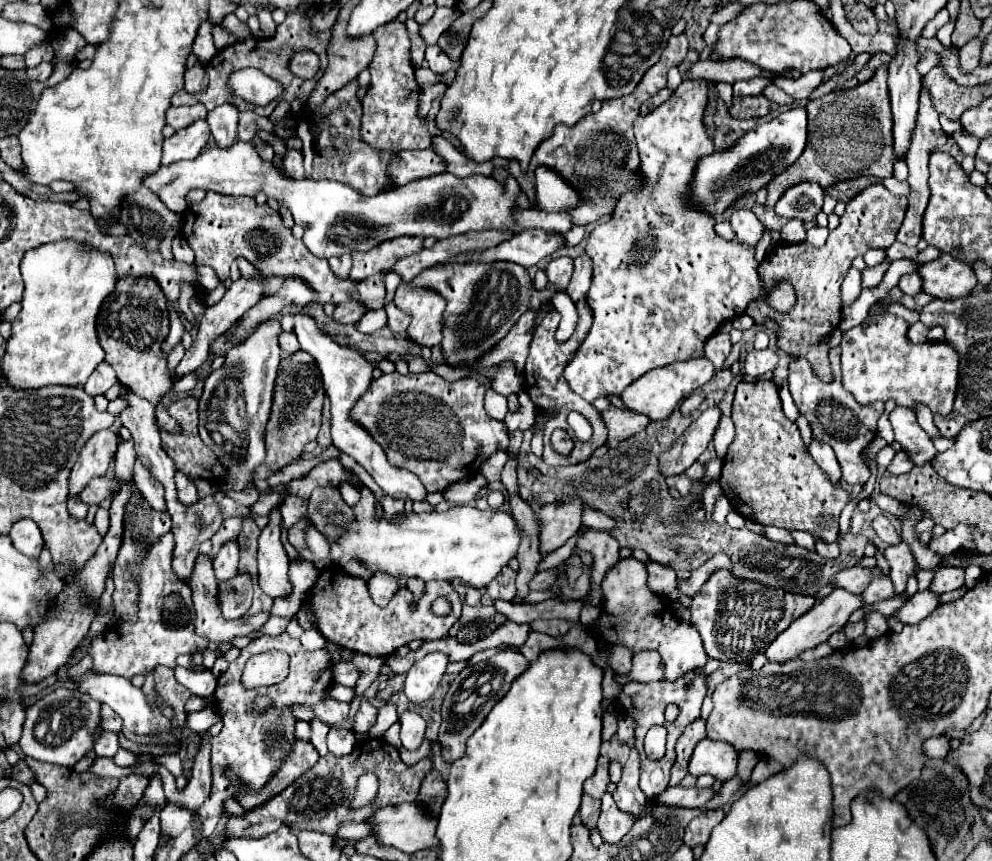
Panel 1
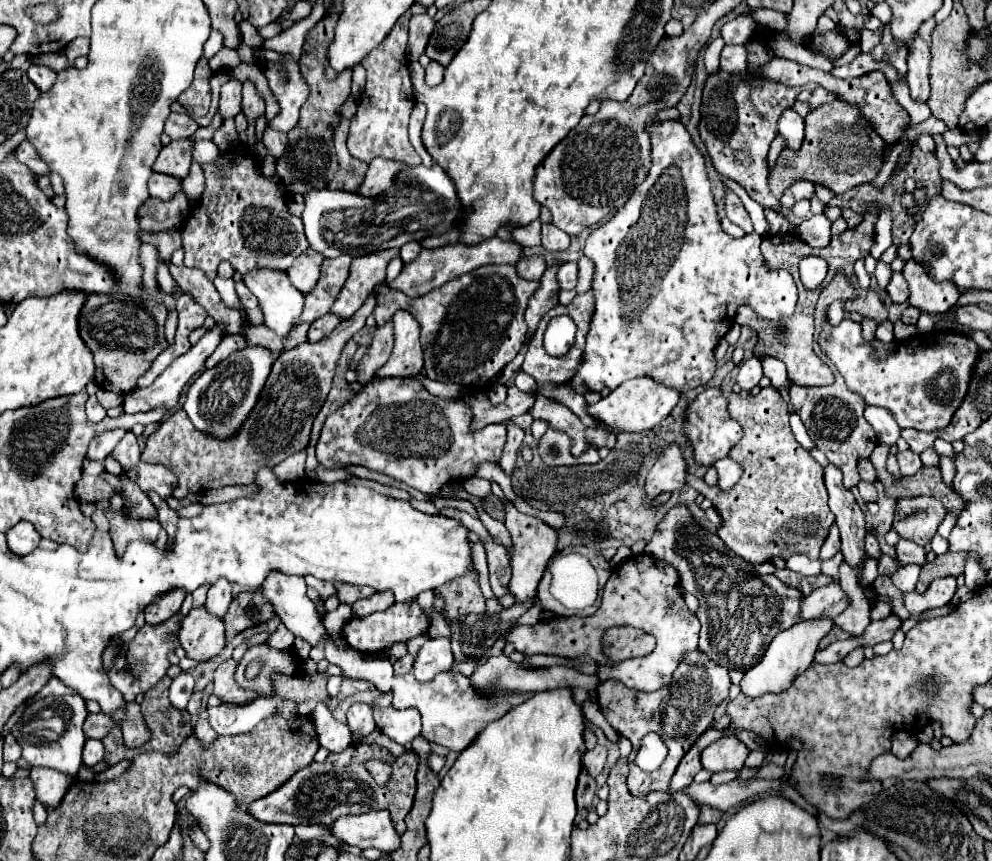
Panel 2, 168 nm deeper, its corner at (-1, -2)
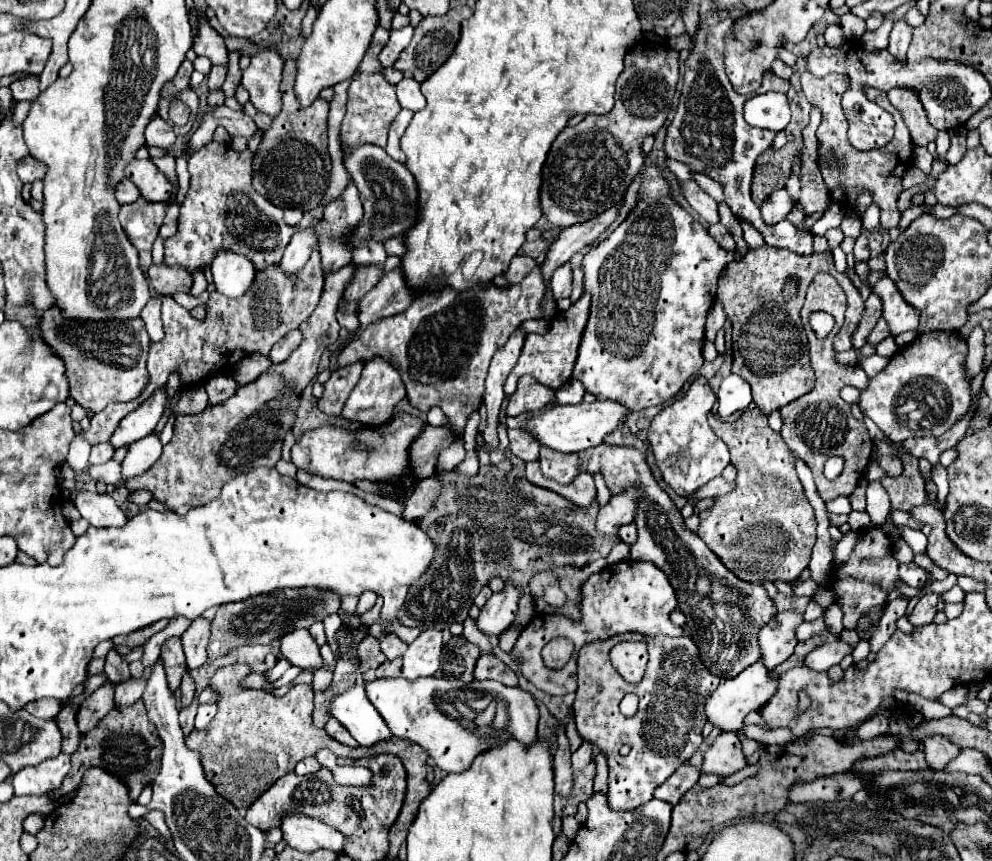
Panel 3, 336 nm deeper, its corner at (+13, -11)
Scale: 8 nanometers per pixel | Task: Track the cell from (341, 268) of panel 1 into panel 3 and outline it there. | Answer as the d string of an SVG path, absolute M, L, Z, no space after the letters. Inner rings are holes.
M314 248L310 260L298 274L294 276L284 276L278 274L278 266L266 266L266 270L256 270L256 278L250 286L250 290L238 298L226 298L218 292L212 292L206 302L206 318L198 322L196 318L190 316L188 310L178 306L170 296L162 298L162 320L164 320L164 332L166 336L150 344L148 350L148 374L150 374L150 384L146 390L136 398L126 404L110 404L106 410L96 414L90 420L90 428L82 432L82 436L90 442L108 442L112 432L116 430L118 422L132 410L136 410L150 394L156 390L164 388L168 382L168 376L176 372L180 376L180 386L200 386L206 382L210 376L216 376L224 372L224 366L234 368L242 358L250 354L268 354L270 348L284 338L290 330L298 328L300 322L304 322L314 308L318 306L320 294L324 286L324 274L320 266L320 254Z

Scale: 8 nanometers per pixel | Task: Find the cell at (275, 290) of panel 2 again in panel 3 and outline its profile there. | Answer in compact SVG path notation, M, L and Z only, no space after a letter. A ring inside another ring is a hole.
M218 250L210 270L216 290L228 298L244 296L256 274L252 262L242 254L234 254L232 250Z

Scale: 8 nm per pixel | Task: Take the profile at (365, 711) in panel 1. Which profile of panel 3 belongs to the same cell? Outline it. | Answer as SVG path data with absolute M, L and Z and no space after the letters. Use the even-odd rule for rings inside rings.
M330 718L330 720L326 722L324 730L326 730L334 740L338 740L338 742L342 742L342 744L350 746L350 748L356 748L356 746L358 746L358 742L350 736L350 732L348 732L346 728L342 728L334 718Z

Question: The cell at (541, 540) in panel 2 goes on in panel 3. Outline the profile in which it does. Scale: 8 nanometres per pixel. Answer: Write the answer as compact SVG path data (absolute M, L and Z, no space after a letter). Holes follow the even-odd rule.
M506 584L504 592L492 594L492 598L486 602L480 616L476 618L478 630L488 636L500 636L514 622L520 596L522 590L514 588L512 584Z

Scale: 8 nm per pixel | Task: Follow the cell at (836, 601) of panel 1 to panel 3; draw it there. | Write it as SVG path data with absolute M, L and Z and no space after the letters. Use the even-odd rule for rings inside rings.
M758 660L756 664L752 664L744 672L740 672L736 678L720 684L714 690L714 694L710 694L710 700L706 702L706 716L714 724L714 728L718 728L720 732L736 732L742 728L742 722L748 712L762 708L774 696L776 686L778 686L778 680L770 678L762 660Z

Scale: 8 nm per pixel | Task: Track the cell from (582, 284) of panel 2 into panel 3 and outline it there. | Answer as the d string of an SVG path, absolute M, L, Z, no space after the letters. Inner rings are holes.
M576 268L574 270L574 292L570 296L572 302L576 302L584 292L584 274L582 274L582 268Z

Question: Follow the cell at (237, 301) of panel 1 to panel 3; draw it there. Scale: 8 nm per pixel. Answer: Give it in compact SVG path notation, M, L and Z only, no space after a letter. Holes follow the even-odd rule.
M158 390L144 404L140 404L134 412L124 416L122 422L118 424L118 430L112 434L110 444L118 450L122 446L130 446L132 442L152 434L154 426L158 424L162 416L164 400L166 400L166 390Z

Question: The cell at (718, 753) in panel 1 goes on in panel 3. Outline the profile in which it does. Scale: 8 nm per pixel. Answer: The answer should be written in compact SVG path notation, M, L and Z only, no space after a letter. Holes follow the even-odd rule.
M720 734L718 740L708 748L702 764L702 772L730 776L742 770L748 764L746 756L742 754L742 744L736 734Z

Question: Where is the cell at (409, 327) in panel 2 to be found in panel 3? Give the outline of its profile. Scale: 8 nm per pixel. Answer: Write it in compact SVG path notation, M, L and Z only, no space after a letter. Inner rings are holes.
M374 358L370 362L364 364L362 368L362 376L358 380L358 384L354 386L350 398L346 400L344 404L344 410L342 410L342 418L346 418L348 422L360 422L360 424L366 424L366 426L380 426L380 424L386 424L392 416L392 410L394 406L406 396L406 388L400 380L400 374L398 370L388 364L386 360L382 358Z

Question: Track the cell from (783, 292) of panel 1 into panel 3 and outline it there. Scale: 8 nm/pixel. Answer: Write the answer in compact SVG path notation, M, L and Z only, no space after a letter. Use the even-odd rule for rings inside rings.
M656 166L646 168L636 208L618 230L592 248L582 260L584 290L592 294L592 306L572 378L580 380L586 392L594 394L598 400L622 402L622 406L632 412L674 400L704 364L702 346L706 314L716 298L720 272L734 256L734 252L720 248L706 228L670 198L662 172ZM658 310L664 314L662 320L652 318Z

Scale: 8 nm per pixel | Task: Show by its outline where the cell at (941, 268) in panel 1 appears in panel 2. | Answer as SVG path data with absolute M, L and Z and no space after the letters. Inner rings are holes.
M908 259L902 273L910 285L910 305L926 313L944 313L960 299L960 289L956 289L956 285L952 285L950 281L932 281L928 277L928 271L920 267L918 261Z

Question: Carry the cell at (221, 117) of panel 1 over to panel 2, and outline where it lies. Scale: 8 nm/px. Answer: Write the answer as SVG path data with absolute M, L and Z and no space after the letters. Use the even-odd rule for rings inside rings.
M232 79L222 87L222 97L220 97L220 107L218 107L218 115L222 119L228 117L236 117L240 113L242 105L242 83Z

